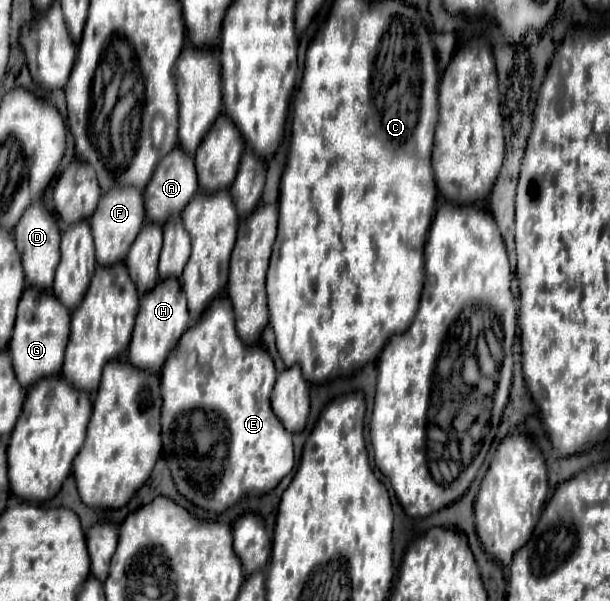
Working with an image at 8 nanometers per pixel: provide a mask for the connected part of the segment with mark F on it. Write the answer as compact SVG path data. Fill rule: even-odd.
M115 185L109 193L105 193L99 201L99 207L95 211L95 215L89 219L91 231L93 231L93 239L95 239L95 253L97 253L97 265L115 265L115 263L123 263L131 243L135 241L137 233L141 231L145 223L145 209L143 209L143 197L141 191L133 189L133 187L119 187Z

